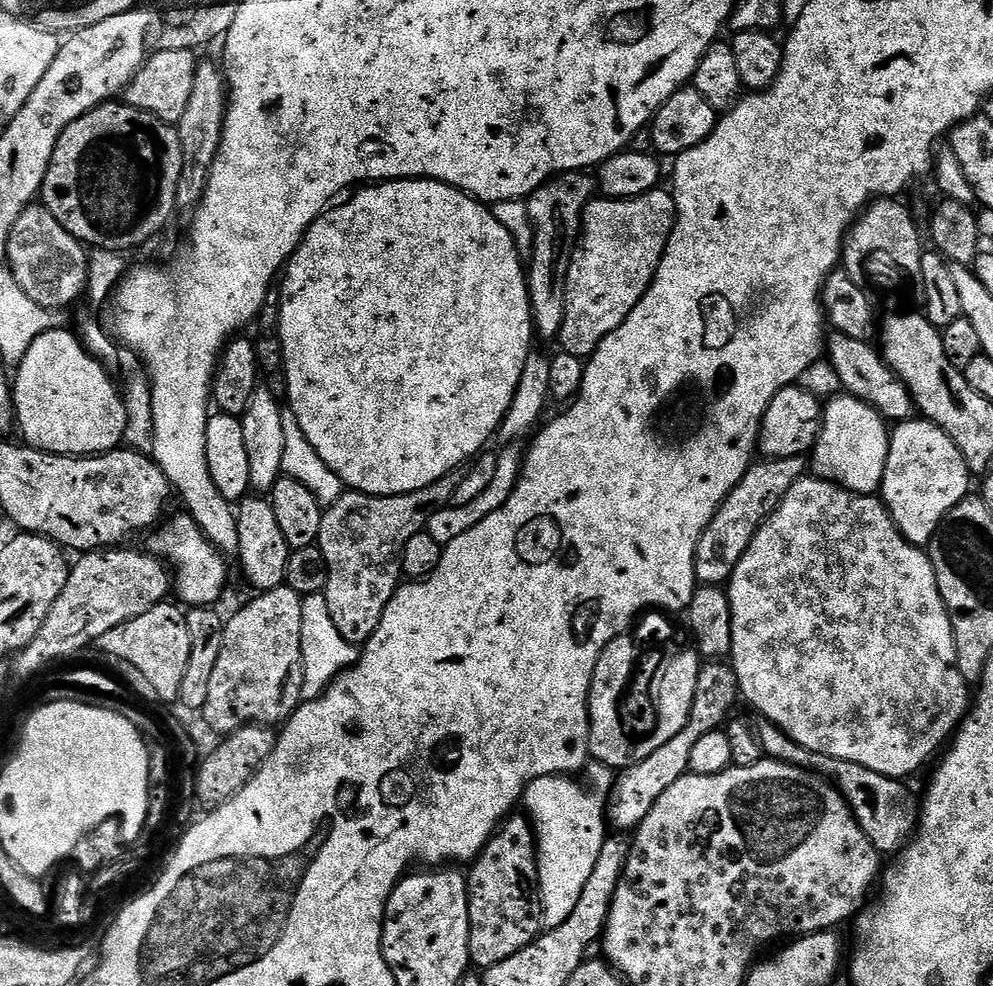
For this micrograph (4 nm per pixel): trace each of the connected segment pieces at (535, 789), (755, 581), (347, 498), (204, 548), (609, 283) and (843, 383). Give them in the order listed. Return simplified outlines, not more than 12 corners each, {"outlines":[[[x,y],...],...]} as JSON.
{"outlines":[[[613,769],[539,776],[536,834],[542,924],[562,926],[606,839]],[[801,476],[726,591],[740,696],[908,778],[969,711],[934,566]],[[467,467],[410,494],[345,490],[324,509],[322,595],[363,646],[402,583],[406,542]],[[187,514],[165,519],[147,551],[175,568],[185,605],[215,605],[225,555]],[[657,186],[584,208],[563,351],[587,358],[646,294],[676,225]],[[833,331],[826,359],[847,395],[913,419],[910,390],[869,341]]]}

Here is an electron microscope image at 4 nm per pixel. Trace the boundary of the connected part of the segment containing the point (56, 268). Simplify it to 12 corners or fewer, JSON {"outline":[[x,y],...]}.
{"outline":[[46,207],[10,230],[7,267],[43,308],[88,286],[85,245]]}

